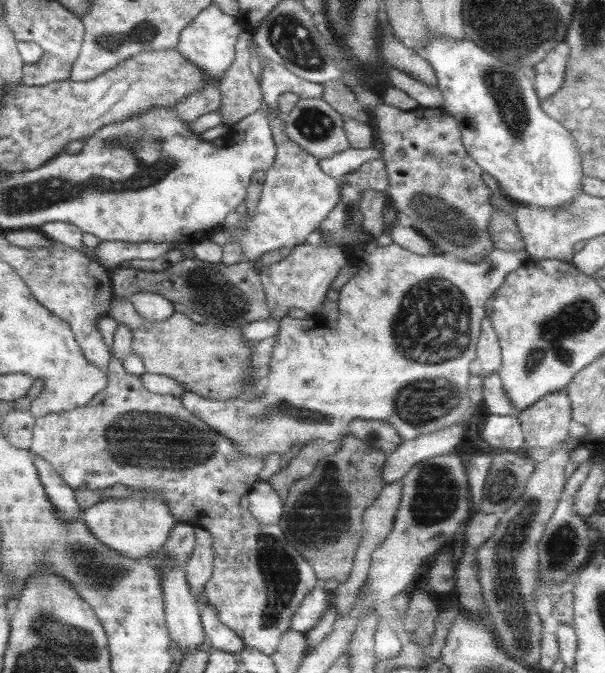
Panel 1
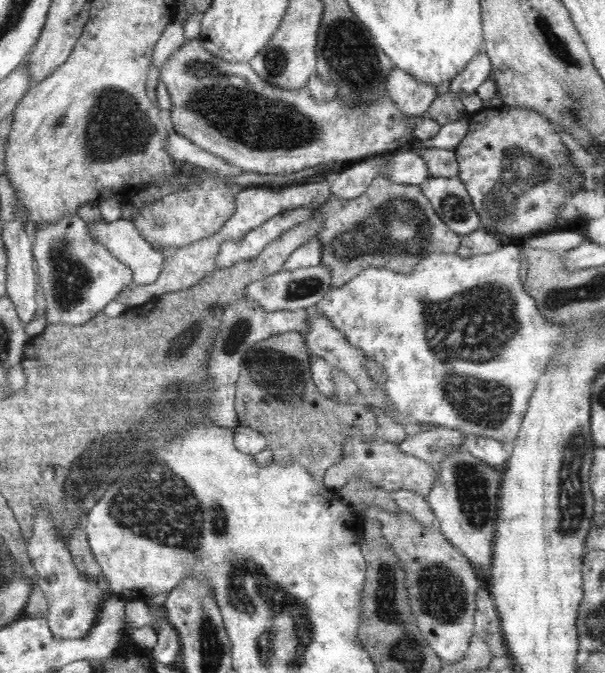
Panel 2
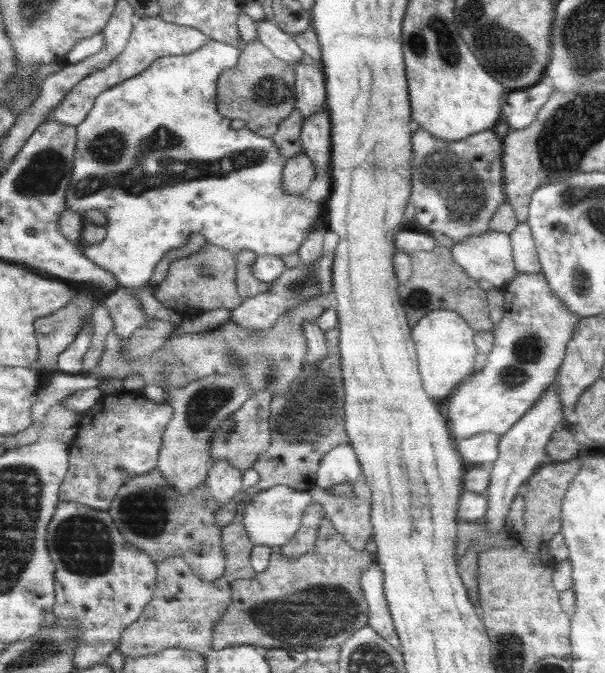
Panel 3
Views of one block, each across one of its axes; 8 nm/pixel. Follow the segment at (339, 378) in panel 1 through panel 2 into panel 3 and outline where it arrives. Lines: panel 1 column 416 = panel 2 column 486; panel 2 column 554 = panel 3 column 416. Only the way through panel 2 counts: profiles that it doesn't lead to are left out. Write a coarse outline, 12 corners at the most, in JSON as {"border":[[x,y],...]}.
{"border":[[426,314],[410,330],[424,390],[438,406],[475,372],[464,318]]}

